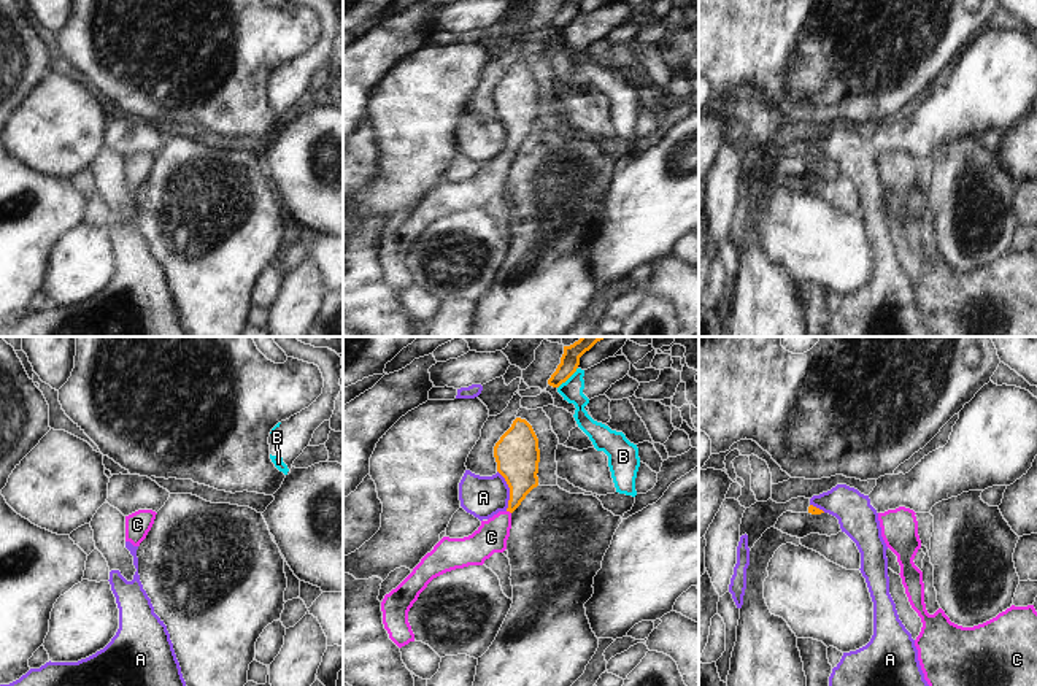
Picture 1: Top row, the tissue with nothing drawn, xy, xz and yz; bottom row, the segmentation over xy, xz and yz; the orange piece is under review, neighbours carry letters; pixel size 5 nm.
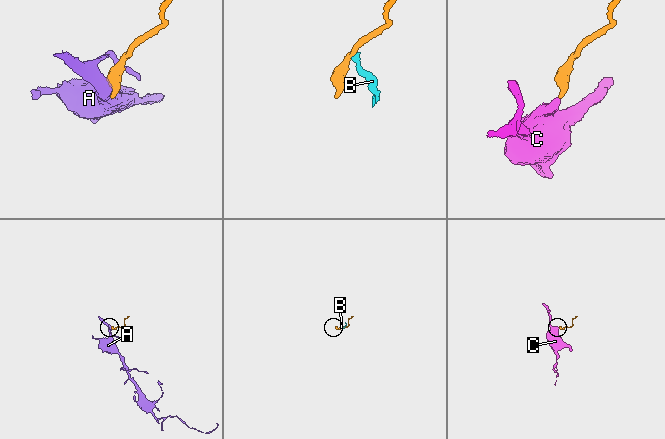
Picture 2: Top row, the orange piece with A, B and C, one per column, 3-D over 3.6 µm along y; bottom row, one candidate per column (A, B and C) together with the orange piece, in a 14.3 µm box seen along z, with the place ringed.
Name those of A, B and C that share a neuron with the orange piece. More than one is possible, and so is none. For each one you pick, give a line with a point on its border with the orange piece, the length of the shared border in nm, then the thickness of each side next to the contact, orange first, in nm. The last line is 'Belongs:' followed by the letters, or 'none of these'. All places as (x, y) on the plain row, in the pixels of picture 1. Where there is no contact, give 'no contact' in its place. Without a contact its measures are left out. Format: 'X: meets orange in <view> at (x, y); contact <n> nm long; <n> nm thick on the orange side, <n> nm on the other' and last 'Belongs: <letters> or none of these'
C: meets orange in xz at (508, 154); contact 30 nm long; 200 nm thick on the orange side, 160 nm on the other
Belongs: C

